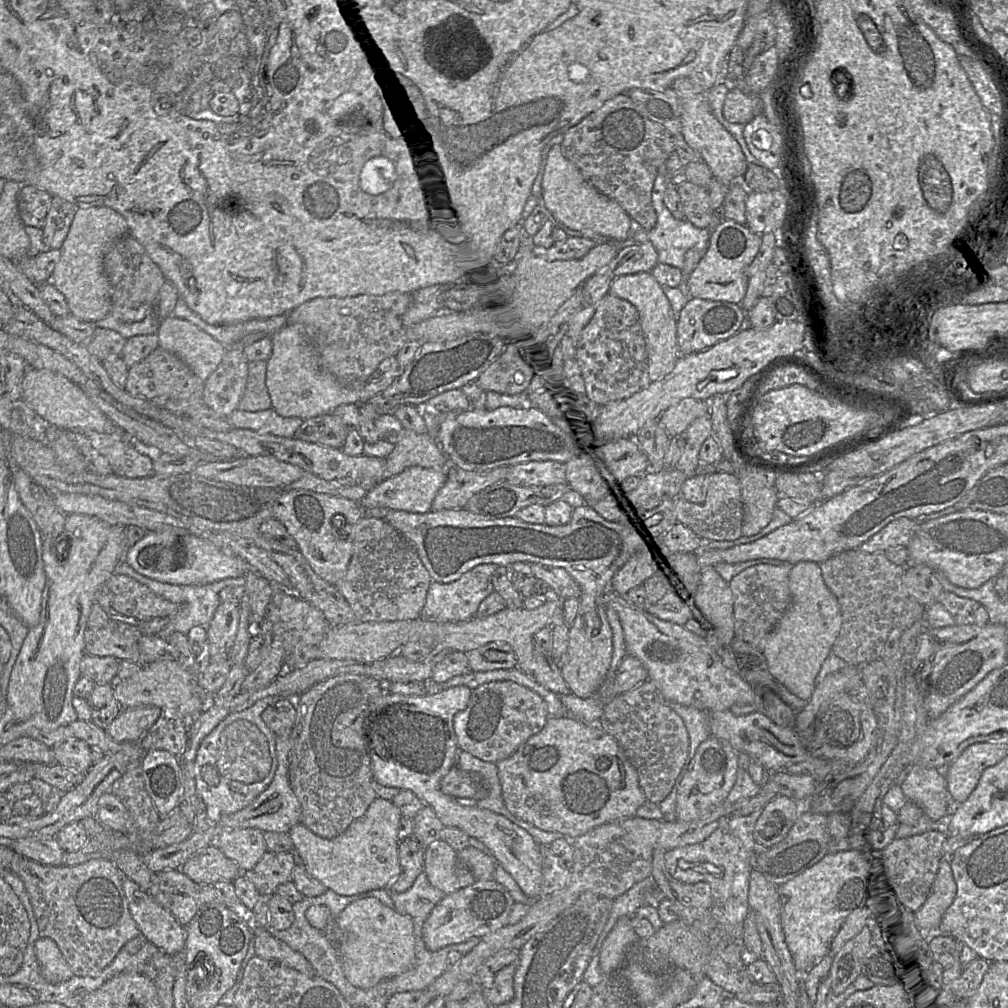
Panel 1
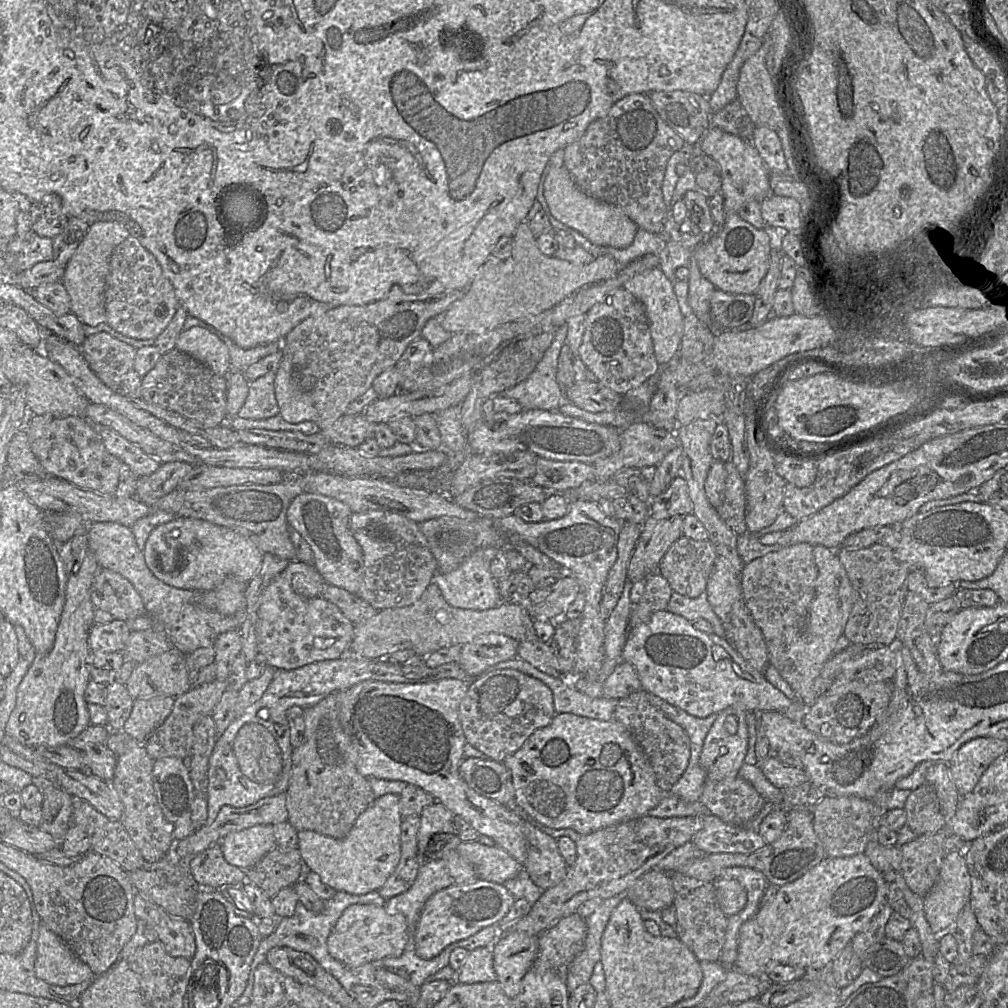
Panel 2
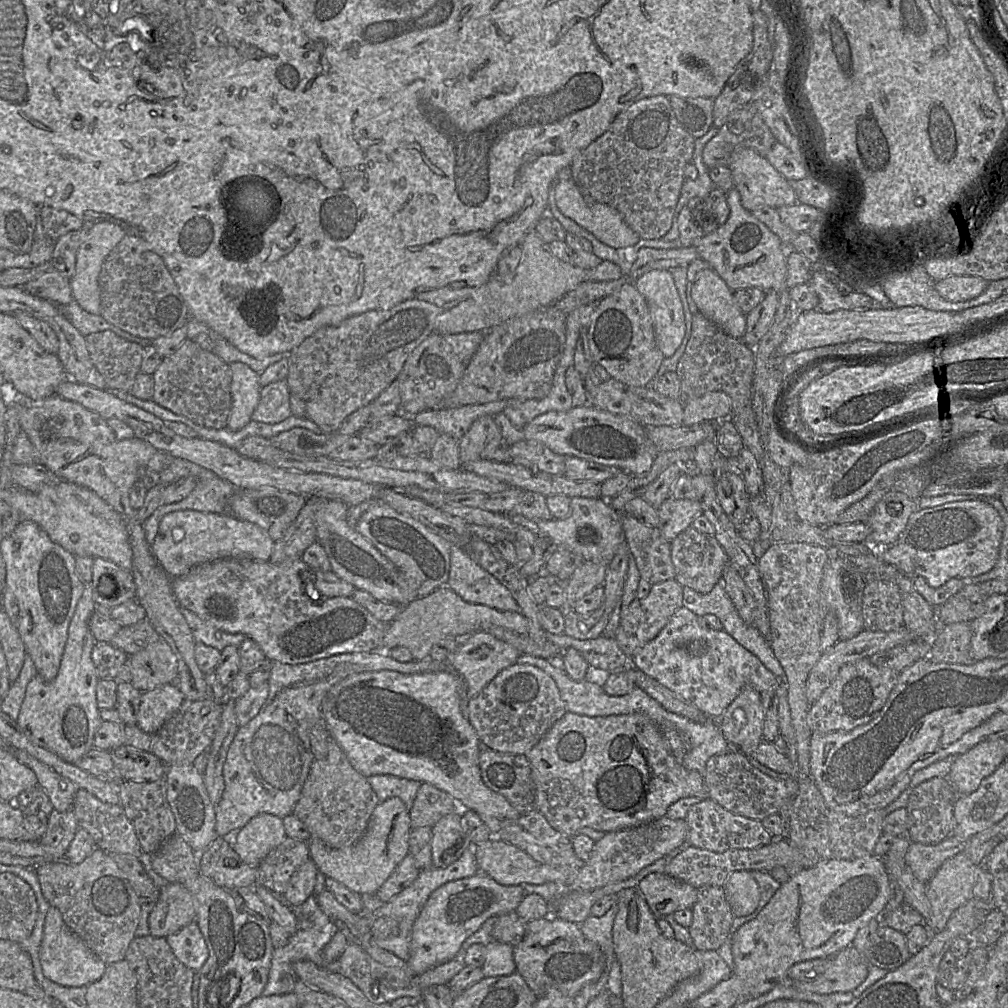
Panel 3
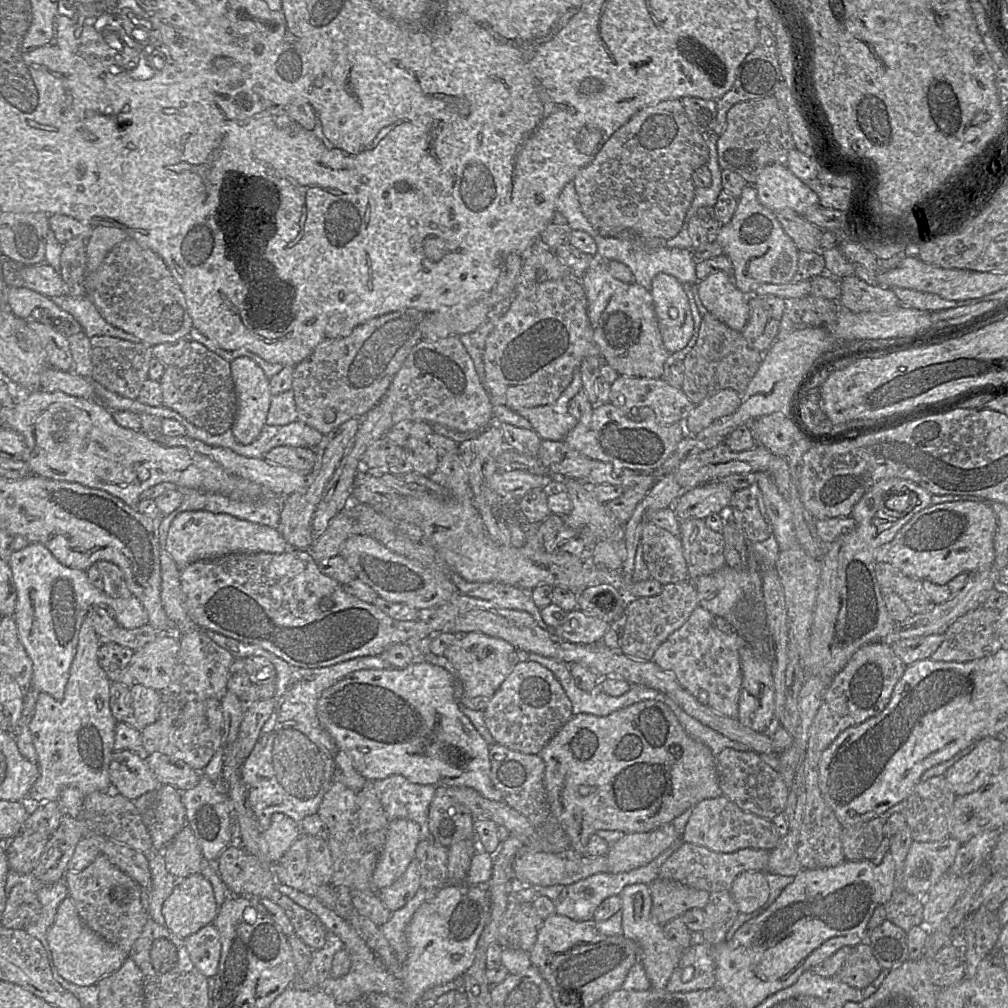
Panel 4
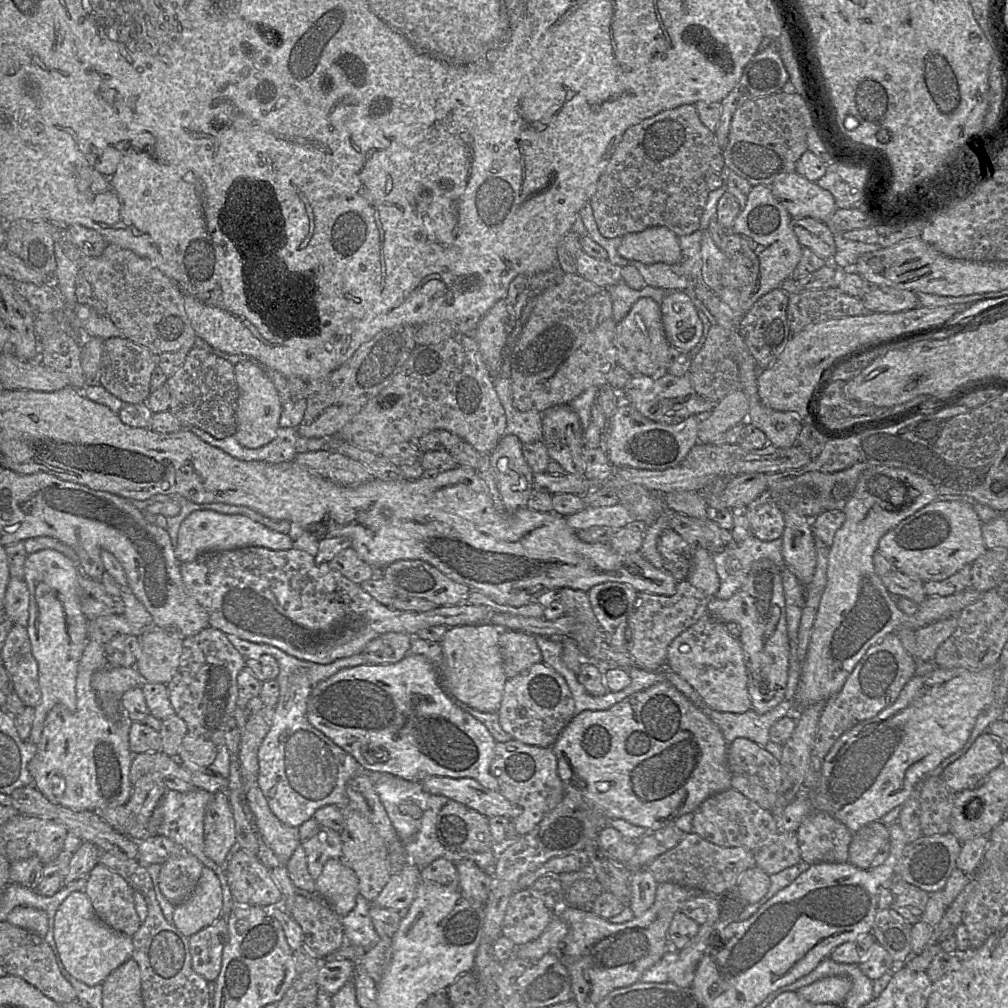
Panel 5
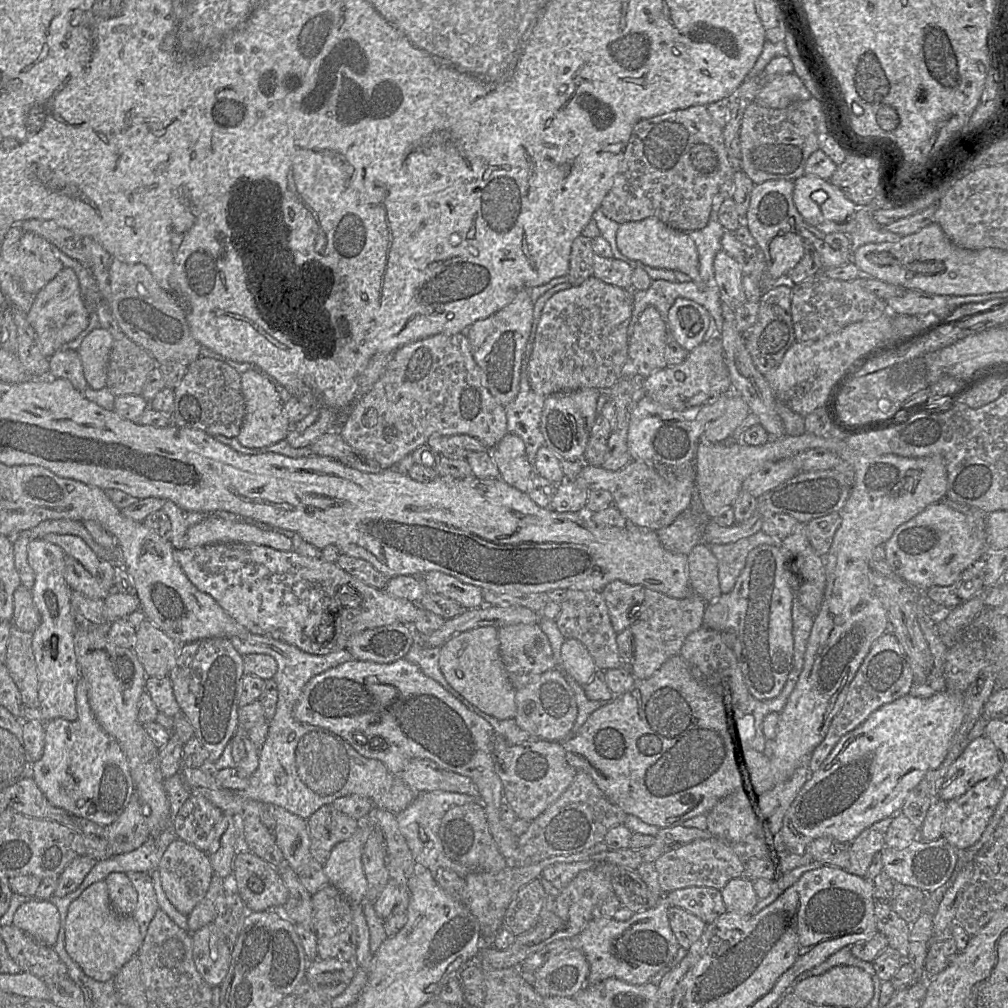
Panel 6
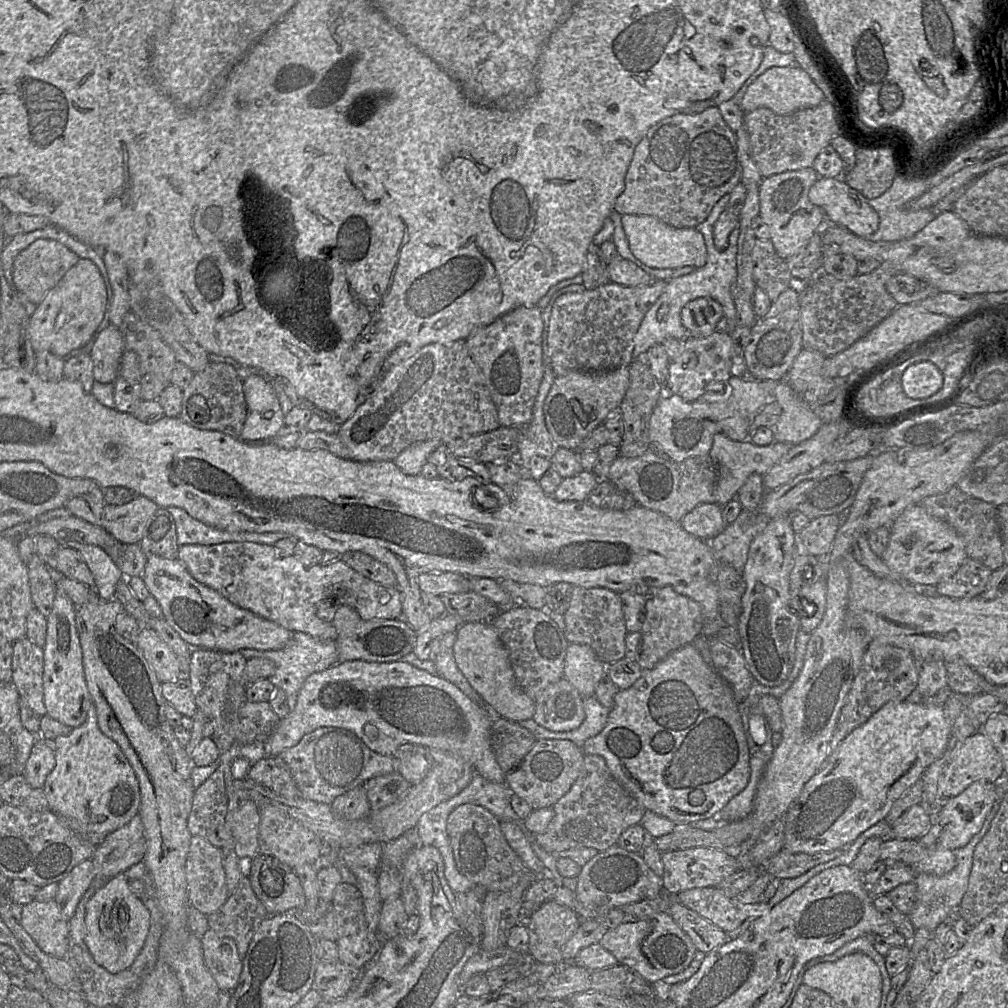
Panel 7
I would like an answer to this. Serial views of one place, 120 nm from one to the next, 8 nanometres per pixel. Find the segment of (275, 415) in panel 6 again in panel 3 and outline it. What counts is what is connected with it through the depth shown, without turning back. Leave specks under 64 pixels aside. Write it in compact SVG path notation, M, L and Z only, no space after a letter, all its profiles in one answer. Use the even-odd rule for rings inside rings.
M233 362L229 366L232 408L227 427L237 431L252 420L252 414L259 403L261 385L259 375L248 365Z

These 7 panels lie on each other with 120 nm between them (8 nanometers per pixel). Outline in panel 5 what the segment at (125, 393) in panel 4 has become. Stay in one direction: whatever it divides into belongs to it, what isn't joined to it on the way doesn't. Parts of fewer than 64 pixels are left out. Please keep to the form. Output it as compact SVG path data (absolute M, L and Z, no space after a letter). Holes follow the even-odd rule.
M126 337L104 339L103 355L97 383L124 403L144 402L150 394L153 370L158 366L158 355L151 353Z

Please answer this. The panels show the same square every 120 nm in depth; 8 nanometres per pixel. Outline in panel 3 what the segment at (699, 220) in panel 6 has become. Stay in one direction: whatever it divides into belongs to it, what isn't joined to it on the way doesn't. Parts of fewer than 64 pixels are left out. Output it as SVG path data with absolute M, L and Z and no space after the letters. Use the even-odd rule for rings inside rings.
M656 95L638 100L619 113L609 128L572 161L574 183L586 201L616 209L643 239L660 239L671 228L684 168L691 162L695 138L677 120L669 99Z

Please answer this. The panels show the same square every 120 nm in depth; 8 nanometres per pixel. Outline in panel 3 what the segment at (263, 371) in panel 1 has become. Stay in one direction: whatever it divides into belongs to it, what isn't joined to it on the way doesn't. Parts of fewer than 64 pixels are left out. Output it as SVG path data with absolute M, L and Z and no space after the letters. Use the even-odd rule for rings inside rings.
M285 380L261 387L259 403L252 414L252 420L276 424L291 415L290 390Z

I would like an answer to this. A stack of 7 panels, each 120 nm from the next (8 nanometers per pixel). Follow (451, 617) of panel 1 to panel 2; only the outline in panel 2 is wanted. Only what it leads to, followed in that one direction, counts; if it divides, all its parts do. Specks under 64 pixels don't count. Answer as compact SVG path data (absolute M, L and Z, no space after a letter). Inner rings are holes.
M486 547L475 551L456 569L448 573L437 573L433 583L436 584L446 602L456 608L472 610L488 610L502 603L497 581L491 573L491 563L501 547Z

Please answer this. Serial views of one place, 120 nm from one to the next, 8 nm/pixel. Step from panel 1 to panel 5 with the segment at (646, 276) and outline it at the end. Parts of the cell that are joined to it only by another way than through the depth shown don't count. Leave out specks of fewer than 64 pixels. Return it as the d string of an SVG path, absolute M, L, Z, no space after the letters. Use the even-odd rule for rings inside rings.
M673 291L664 297L660 309L669 345L689 352L703 332L703 323L690 297L683 291Z

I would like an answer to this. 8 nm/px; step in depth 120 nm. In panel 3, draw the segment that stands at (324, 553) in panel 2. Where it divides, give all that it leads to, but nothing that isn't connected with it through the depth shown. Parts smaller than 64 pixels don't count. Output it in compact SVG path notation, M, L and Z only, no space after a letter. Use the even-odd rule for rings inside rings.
M326 500L316 513L316 541L324 548L332 572L356 589L364 590L383 602L405 606L418 599L414 586L409 586L399 569L348 524L348 509L349 506L340 500Z

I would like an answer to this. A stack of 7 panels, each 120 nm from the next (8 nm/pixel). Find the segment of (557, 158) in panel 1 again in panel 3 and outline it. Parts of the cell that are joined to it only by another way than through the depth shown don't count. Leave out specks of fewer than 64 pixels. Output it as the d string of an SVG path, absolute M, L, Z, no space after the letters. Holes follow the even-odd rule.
M572 178L559 181L554 192L560 212L593 234L600 242L613 248L623 248L636 244L640 239L616 209L603 203L586 201Z

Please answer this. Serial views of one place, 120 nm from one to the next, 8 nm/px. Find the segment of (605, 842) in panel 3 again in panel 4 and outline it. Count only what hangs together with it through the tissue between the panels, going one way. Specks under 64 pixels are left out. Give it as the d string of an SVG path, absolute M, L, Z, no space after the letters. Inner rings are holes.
M666 824L646 833L625 834L620 840L612 844L607 853L607 872L616 874L629 872L649 864L662 852L668 849L680 837L674 826Z

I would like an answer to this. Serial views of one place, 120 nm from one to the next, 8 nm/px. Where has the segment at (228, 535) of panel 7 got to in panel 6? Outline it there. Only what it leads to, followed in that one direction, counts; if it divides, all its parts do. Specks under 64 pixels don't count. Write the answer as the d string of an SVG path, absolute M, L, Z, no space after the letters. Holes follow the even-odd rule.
M167 500L163 511L168 515L172 524L171 542L174 549L185 549L186 534L190 527L210 517L210 513L187 511L173 501Z

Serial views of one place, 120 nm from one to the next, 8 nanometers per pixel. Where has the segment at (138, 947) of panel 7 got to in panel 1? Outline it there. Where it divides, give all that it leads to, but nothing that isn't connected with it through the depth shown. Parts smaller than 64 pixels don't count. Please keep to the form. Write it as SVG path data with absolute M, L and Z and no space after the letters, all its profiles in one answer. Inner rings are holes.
M39 937L35 942L35 953L43 978L50 983L62 983L74 974L57 944L48 937Z

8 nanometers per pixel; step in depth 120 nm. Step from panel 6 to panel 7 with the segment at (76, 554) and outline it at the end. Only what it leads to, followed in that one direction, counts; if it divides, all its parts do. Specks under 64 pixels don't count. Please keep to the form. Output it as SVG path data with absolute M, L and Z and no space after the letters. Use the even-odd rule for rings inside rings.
M79 542L64 544L79 552L94 577L94 591L103 600L114 598L118 582L125 577L106 551L96 545Z

